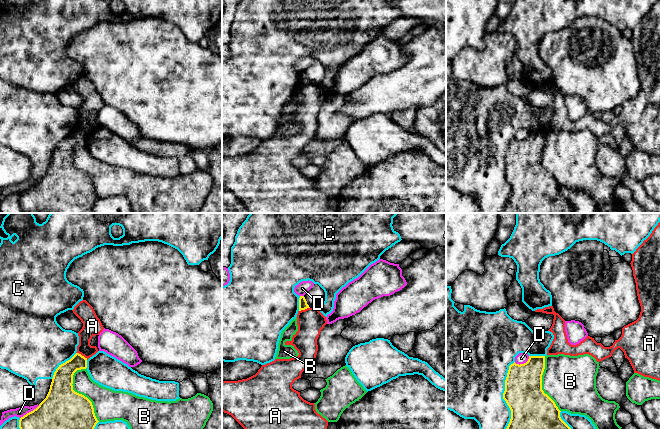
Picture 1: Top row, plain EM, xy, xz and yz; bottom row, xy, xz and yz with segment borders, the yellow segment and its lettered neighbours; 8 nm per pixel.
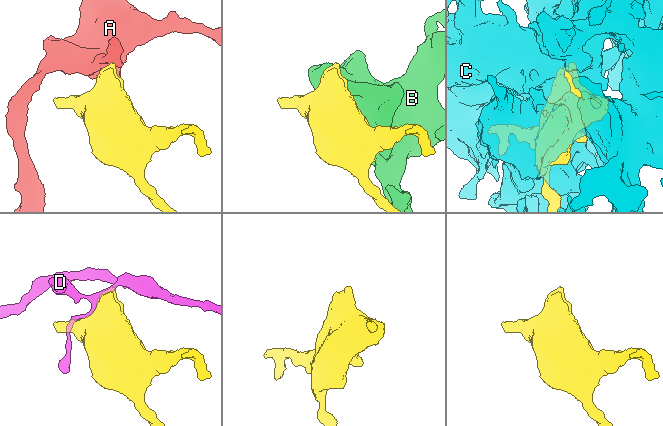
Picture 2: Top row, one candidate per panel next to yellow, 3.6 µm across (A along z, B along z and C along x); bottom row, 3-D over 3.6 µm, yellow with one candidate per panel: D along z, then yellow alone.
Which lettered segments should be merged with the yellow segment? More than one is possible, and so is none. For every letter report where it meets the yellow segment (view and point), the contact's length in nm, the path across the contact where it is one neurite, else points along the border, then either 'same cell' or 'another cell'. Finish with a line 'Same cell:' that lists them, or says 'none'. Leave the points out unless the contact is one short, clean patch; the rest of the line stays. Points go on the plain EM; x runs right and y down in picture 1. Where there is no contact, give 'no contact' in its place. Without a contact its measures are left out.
A: xy (81, 131) | 110 nm | along xy (76, 128), (87, 135) | another cell
B: xy (81, 170) | 460 nm | another cell
C: yz (503, 174) | 600 nm | another cell
D: xy (29, 188) | 190 nm | another cell
Same cell: none

